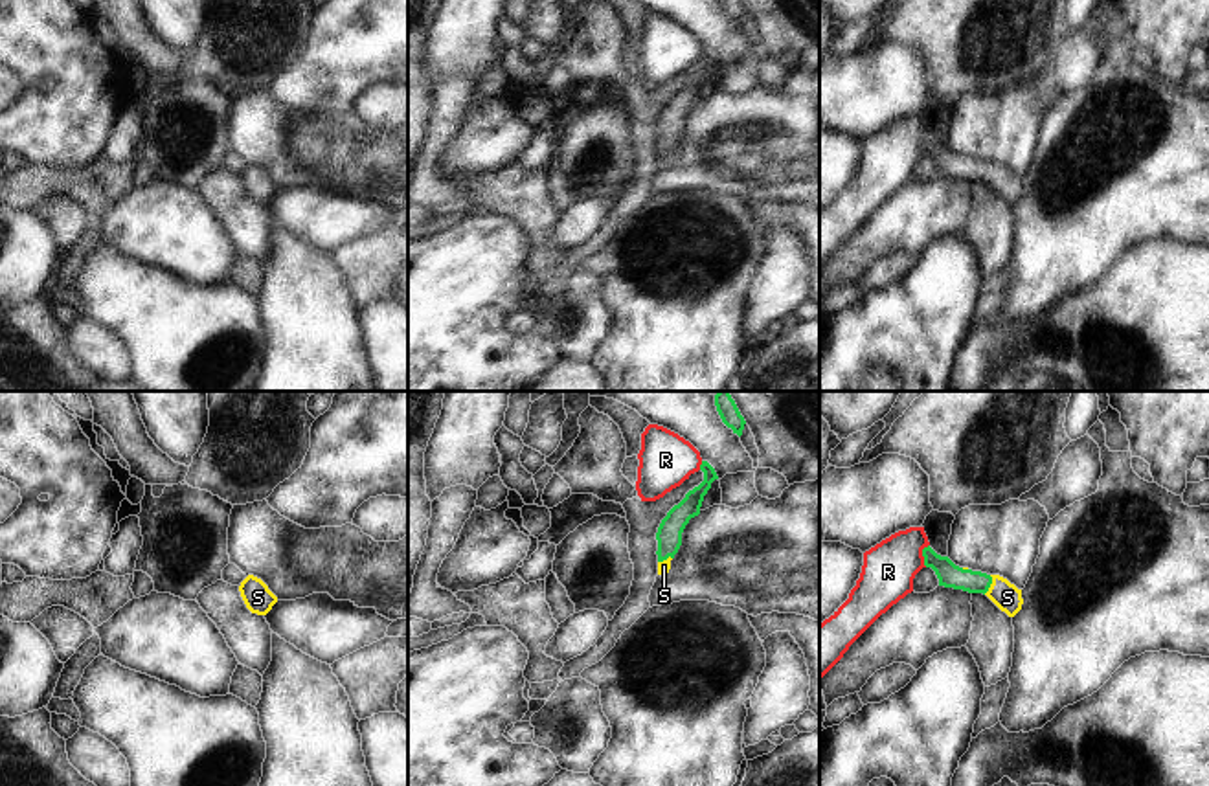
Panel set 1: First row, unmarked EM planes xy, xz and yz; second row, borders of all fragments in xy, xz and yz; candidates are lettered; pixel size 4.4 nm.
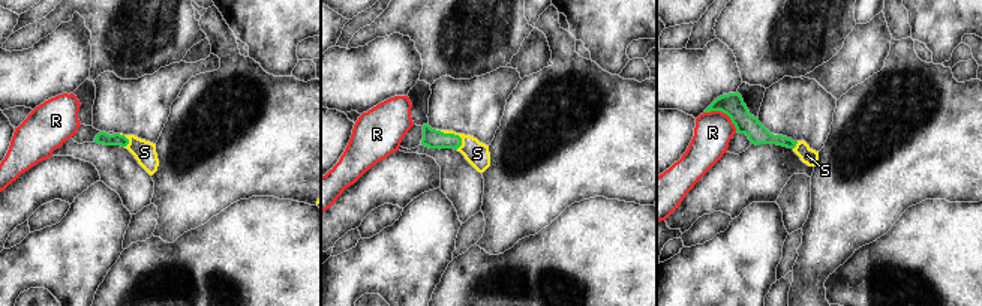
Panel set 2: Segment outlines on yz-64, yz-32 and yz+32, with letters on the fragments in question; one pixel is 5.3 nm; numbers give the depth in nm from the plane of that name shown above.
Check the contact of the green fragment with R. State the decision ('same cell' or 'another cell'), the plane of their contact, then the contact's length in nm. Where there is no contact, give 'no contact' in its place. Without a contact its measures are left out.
another cell | yz | 110 nm

